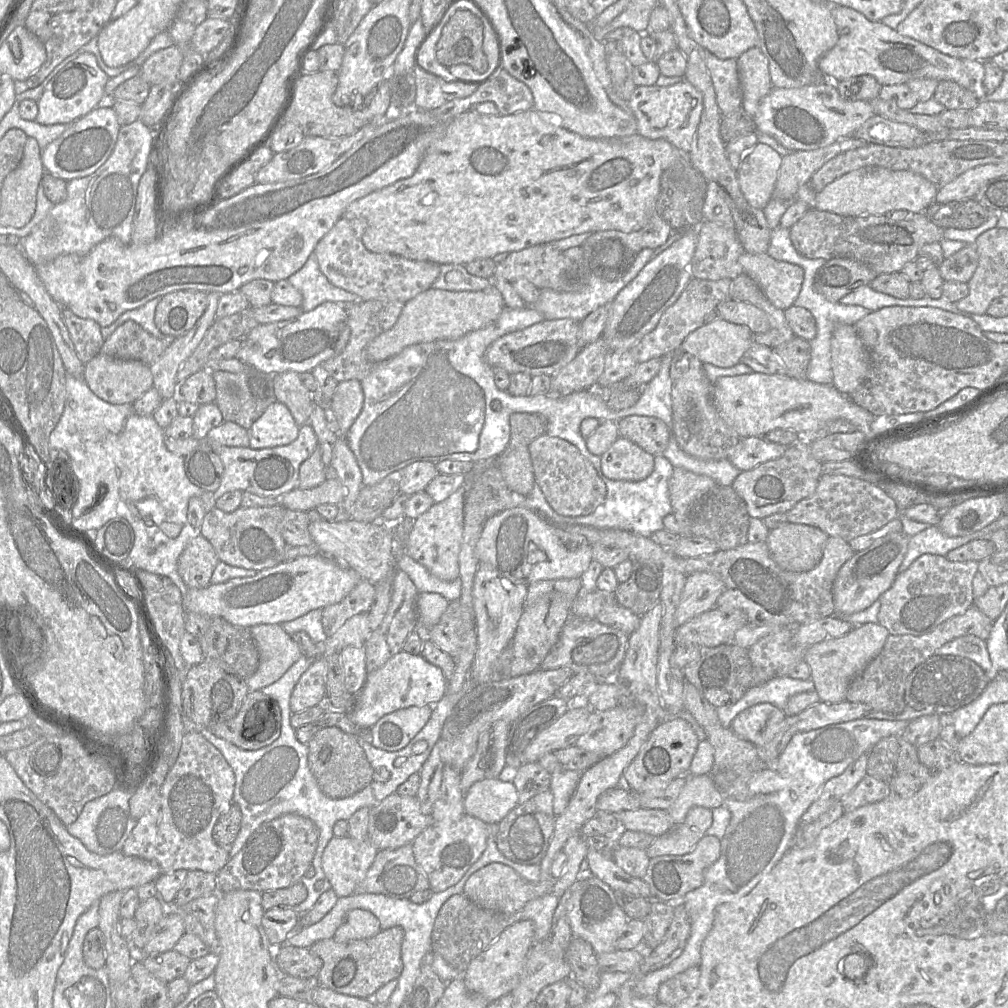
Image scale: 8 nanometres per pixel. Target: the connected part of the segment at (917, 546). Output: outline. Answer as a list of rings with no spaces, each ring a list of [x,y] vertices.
[[[928,526],[925,530],[909,537],[907,553],[898,568],[898,573],[904,572],[914,560],[923,554],[945,556],[975,539],[989,539],[993,532],[982,532],[983,529],[966,536],[949,537],[941,532],[938,526]]]

